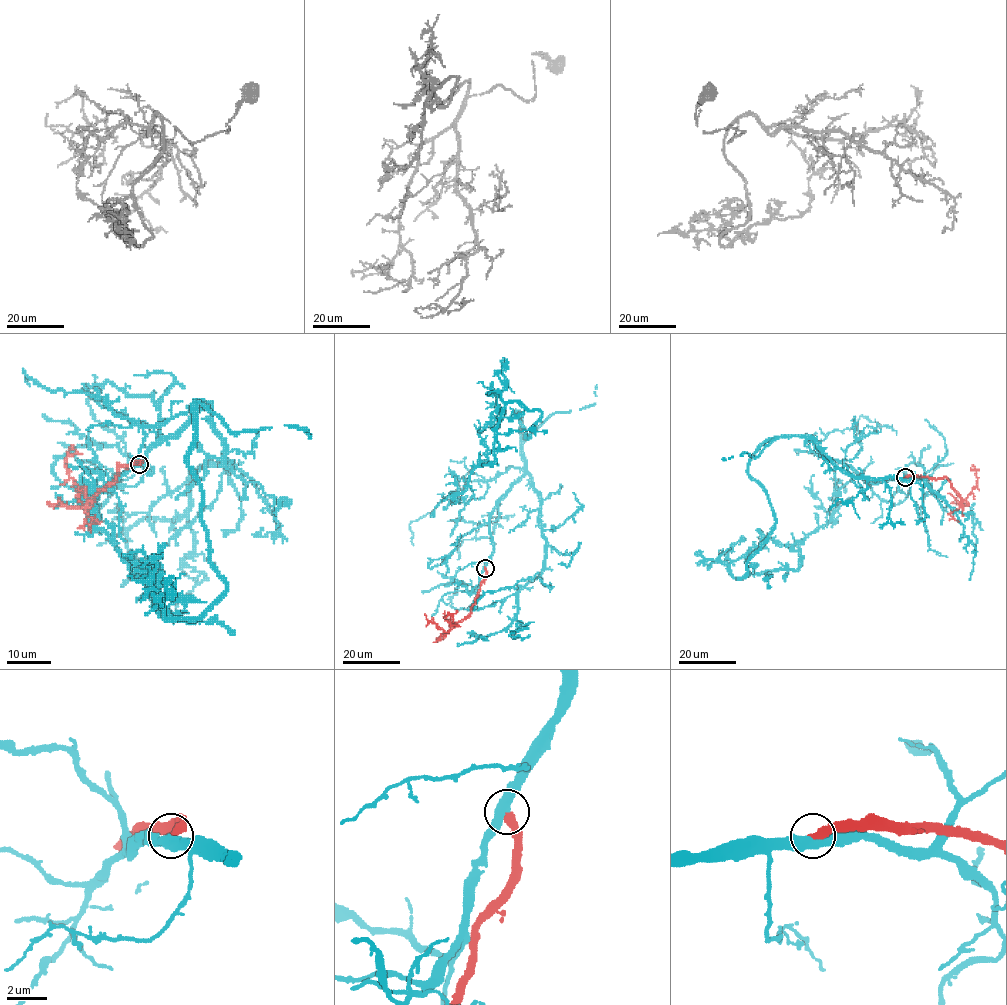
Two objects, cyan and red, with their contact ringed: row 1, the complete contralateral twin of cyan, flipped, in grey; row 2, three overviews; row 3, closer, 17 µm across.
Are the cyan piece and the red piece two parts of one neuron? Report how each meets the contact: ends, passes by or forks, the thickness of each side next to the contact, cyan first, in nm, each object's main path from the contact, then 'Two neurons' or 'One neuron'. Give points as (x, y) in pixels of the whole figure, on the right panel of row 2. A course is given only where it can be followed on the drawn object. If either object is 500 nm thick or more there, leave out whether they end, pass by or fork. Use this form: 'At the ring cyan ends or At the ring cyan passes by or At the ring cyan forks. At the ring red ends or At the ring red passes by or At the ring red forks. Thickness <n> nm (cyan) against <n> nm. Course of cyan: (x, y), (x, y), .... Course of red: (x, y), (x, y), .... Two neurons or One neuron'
At the ring cyan passes by. At the ring red ends. Thickness 420 nm (cyan) against 400 nm. Course of cyan: (904, 477), (768, 439), (748, 474), (774, 527), (739, 577), (796, 569), (831, 477). Course of red: (904, 477), (945, 478), (964, 499), (977, 483), (976, 471), (970, 470). One neuron

